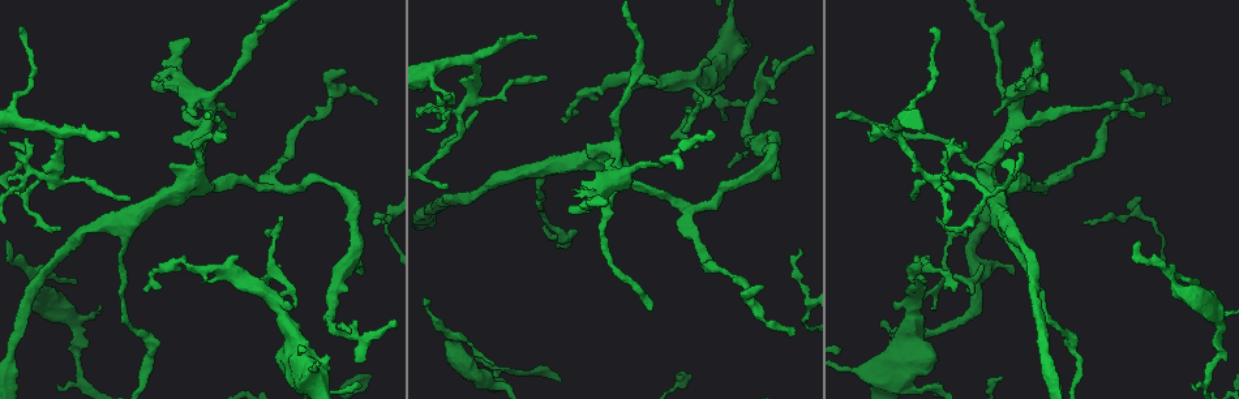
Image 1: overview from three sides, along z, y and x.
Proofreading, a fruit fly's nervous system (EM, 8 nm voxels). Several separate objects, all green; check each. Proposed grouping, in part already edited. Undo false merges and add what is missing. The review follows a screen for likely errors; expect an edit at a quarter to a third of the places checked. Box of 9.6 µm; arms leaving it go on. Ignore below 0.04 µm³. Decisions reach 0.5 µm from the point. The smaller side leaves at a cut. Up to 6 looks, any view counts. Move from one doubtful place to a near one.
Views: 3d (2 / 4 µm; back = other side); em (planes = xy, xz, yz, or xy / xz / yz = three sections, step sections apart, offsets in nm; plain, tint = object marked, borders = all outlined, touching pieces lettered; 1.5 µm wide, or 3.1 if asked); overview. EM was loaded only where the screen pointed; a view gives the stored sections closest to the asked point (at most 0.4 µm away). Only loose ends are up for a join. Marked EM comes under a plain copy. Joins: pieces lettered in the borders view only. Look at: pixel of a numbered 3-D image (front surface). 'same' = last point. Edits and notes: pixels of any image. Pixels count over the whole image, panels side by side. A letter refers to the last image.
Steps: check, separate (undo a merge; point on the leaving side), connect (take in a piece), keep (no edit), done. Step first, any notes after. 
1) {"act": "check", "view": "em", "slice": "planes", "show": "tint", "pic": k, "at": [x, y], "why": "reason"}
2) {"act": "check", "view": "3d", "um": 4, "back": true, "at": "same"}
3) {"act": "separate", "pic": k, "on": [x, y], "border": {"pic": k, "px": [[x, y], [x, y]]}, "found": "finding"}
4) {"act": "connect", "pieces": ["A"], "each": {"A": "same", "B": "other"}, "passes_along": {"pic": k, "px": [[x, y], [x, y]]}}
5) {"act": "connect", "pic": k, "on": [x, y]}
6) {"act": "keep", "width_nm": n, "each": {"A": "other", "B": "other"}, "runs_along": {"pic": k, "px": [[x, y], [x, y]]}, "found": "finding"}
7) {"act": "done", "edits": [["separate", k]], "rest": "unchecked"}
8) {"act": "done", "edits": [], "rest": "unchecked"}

{"act": "check", "view": "3d", "um": 4, "pic": 1, "at": [1120, 75], "why": "free end"}

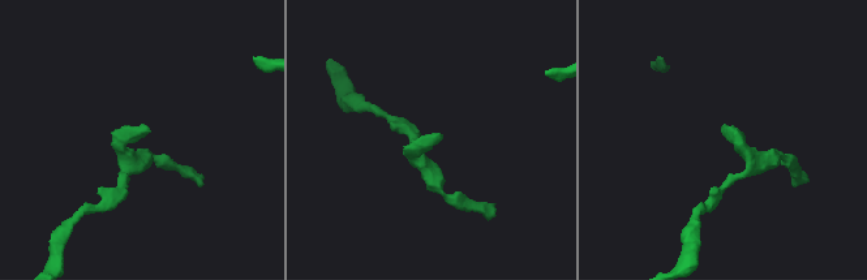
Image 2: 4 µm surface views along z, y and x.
{"act": "check", "view": "em", "slice": "xz", "step": 8, "show": "borders", "pic": 2, "at": [725, 135], "why": "need the tissue"}

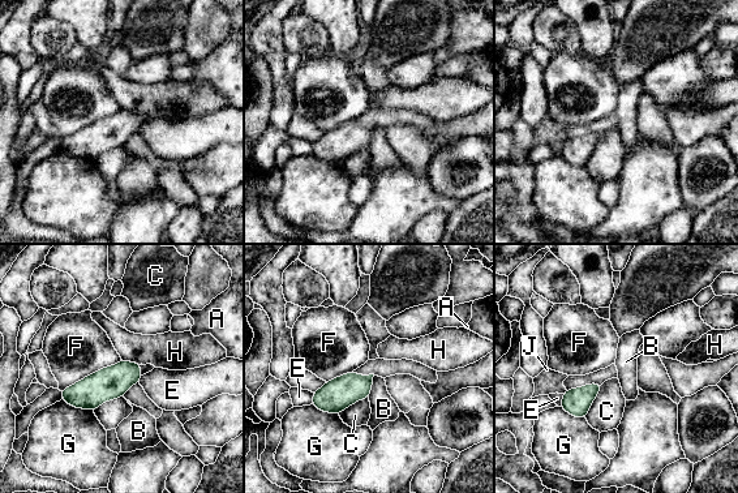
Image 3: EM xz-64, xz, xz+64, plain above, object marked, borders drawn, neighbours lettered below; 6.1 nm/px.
{"act": "keep", "width_nm": 180, "each": {"A": "other", "B": "other", "C": "other", "E": "other", "F": "other", "G": "other", "H": "other", "J": "other"}, "border": {"pic": 3, "px": [[121, 360], [94, 371], [60, 390]]}, "found": "no lettered piece goes on from it"}

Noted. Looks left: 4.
{"act": "check", "view": "em", "slice": "planes", "show": "tint", "pic": 1, "at": [462, 111]}

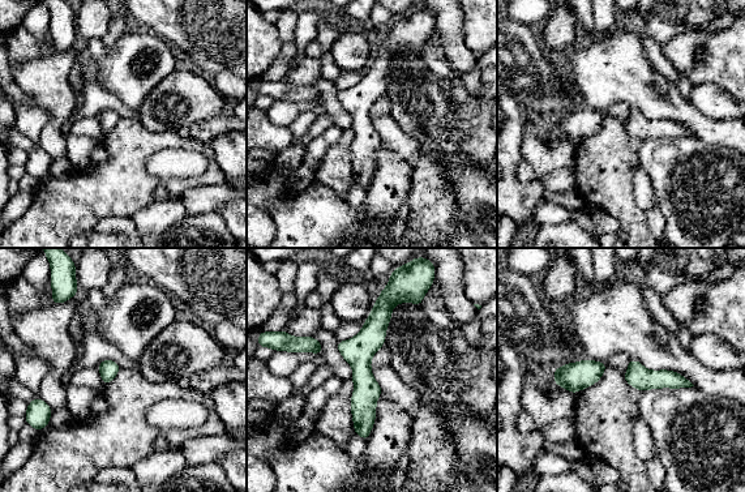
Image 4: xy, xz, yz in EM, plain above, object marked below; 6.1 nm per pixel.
{"act": "check", "view": "em", "slice": "planes", "show": "borders", "at": "same", "why": "see the neighbours"}

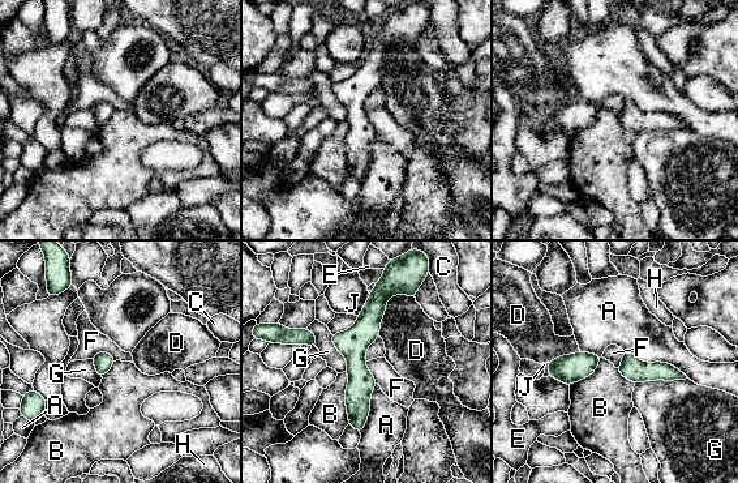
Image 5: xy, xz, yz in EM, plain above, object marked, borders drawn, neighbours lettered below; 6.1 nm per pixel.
{"act": "keep", "each": {"A": "other", "B": "other", "C": "other", "D": "other", "E": "other", "F": "other", "G": "other", "H": "other", "J": "other"}, "runs_along": {"pic": 5, "px": [[394, 266], [357, 338], [360, 418]]}, "found": "continuous, no second neuron"}

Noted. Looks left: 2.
{"act": "done", "edits": [], "rest": "unchecked"}

